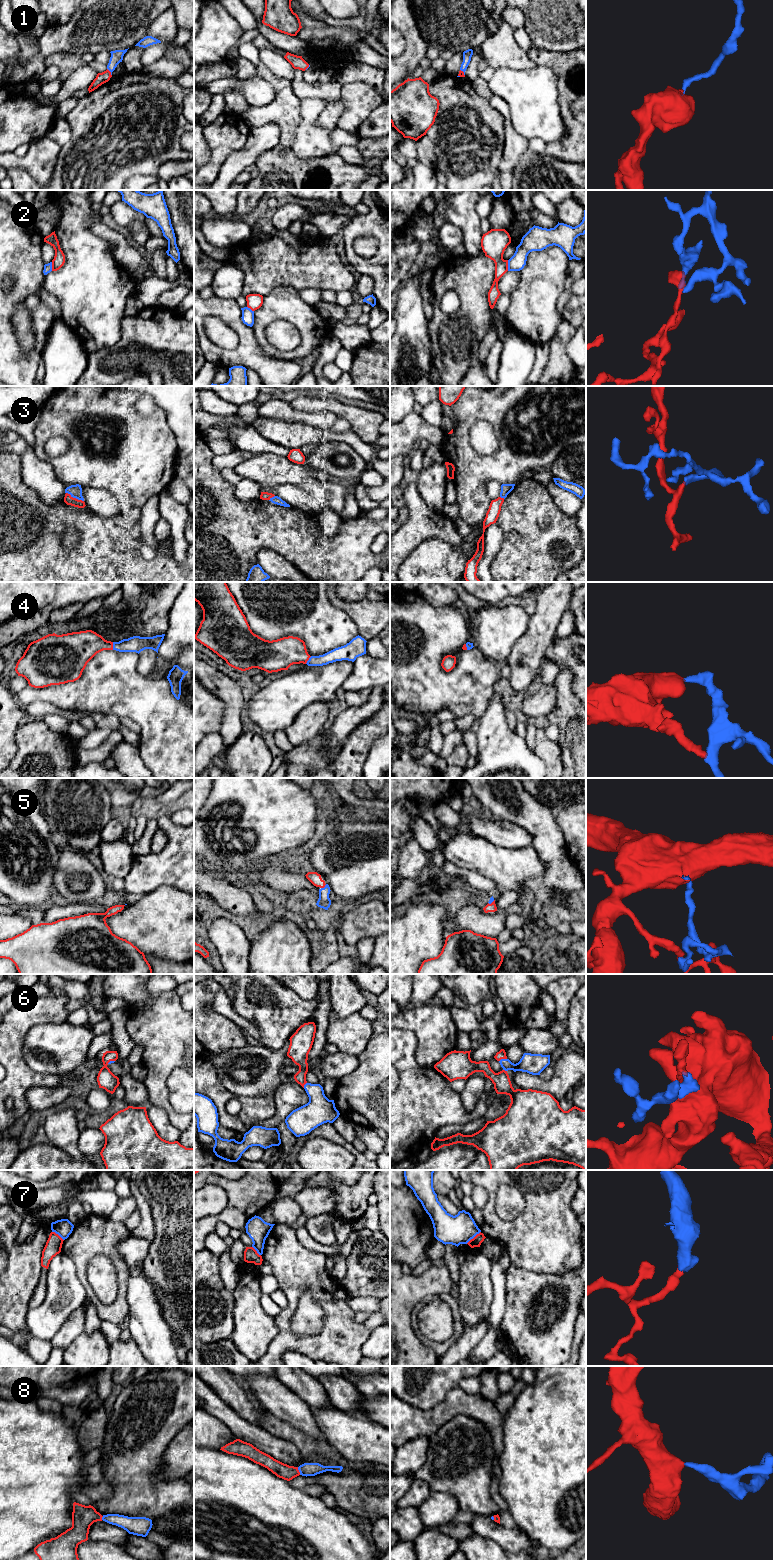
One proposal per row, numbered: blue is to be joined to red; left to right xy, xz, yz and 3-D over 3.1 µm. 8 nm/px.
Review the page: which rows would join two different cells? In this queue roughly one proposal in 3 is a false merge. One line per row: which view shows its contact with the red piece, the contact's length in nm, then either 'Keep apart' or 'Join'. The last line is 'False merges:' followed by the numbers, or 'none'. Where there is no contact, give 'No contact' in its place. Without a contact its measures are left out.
1: Touches red in xy. Shared border 70 nm. Join
2: Touches red in yz. Shared border 90 nm. Keep apart
3: Touches red in xy. Shared border 160 nm. Join
4: Touches red in xy. Shared border 60 nm. Join
5: Touches red in xz. Shared border 60 nm. Join
6: Touches red in yz. Shared border 70 nm. Join
7: Touches red in yz. Shared border 160 nm. Keep apart
8: Touches red in xz. Shared border 70 nm. Join
False merges: 2, 7

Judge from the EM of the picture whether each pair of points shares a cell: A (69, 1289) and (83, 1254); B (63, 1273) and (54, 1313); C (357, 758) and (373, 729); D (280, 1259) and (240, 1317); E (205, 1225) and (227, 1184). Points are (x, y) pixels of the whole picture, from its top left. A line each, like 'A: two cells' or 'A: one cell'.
A: two cells
B: one cell
C: one cell
D: two cells
E: one cell

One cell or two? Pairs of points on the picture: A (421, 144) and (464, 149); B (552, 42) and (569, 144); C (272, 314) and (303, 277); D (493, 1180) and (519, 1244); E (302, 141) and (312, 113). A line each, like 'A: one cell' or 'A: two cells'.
A: two cells
B: two cells
C: two cells
D: one cell
E: one cell

